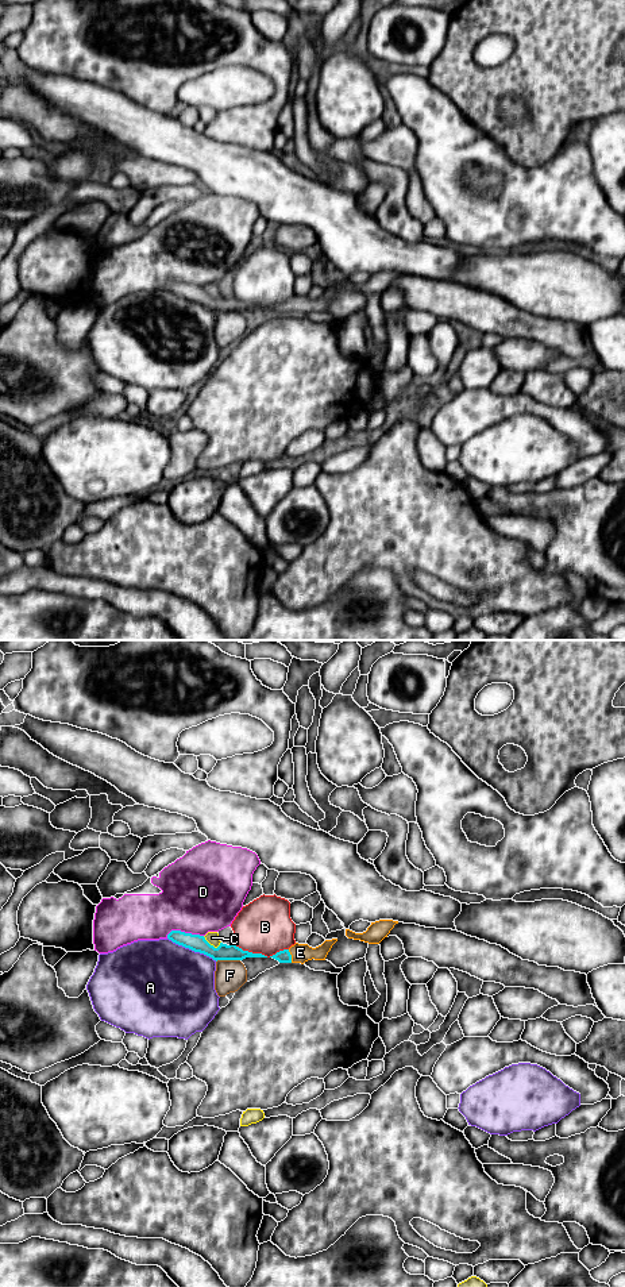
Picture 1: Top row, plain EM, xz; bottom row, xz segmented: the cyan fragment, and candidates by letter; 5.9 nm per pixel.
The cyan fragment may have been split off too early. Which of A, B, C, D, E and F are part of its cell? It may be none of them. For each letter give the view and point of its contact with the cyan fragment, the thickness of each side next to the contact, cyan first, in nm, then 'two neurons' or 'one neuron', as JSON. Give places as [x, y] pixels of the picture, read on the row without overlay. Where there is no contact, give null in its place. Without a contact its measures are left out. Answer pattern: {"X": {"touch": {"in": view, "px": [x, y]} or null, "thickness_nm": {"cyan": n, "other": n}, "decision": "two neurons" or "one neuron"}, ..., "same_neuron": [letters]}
{"A": {"touch": {"in": "xz", "px": [192, 301]}, "thickness_nm": {"cyan": 100, "other": 500}, "decision": "two neurons"}, "B": {"touch": {"in": "xz", "px": [261, 305]}, "thickness_nm": {"cyan": 100, "other": 320}, "decision": "two neurons"}, "C": {"touch": {"in": "xz", "px": [212, 297]}, "thickness_nm": {"cyan": 100, "other": 80}, "decision": "two neurons"}, "D": {"touch": {"in": "xz", "px": [184, 284]}, "thickness_nm": {"cyan": 100, "other": 460}, "decision": "two neurons"}, "E": {"touch": {"in": "xz", "px": [290, 308]}, "thickness_nm": {"cyan": 80, "other": 110}, "decision": "one neuron"}, "F": {"touch": {"in": "xz", "px": [227, 311]}, "thickness_nm": {"cyan": 100, "other": 190}, "decision": "two neurons"}, "same_neuron": ["E"]}

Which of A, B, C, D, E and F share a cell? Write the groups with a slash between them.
A / B / C / D / E / F

